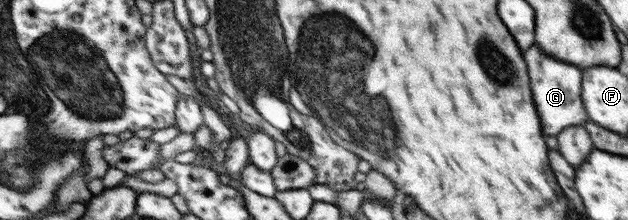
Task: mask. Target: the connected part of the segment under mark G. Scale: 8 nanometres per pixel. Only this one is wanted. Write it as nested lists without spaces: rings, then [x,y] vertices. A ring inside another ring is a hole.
[[[536,42],[522,52],[522,59],[527,67],[532,101],[534,101],[540,125],[544,125],[542,133],[555,136],[566,127],[583,125],[588,120],[588,115],[581,97],[582,69],[548,57],[537,48]]]

